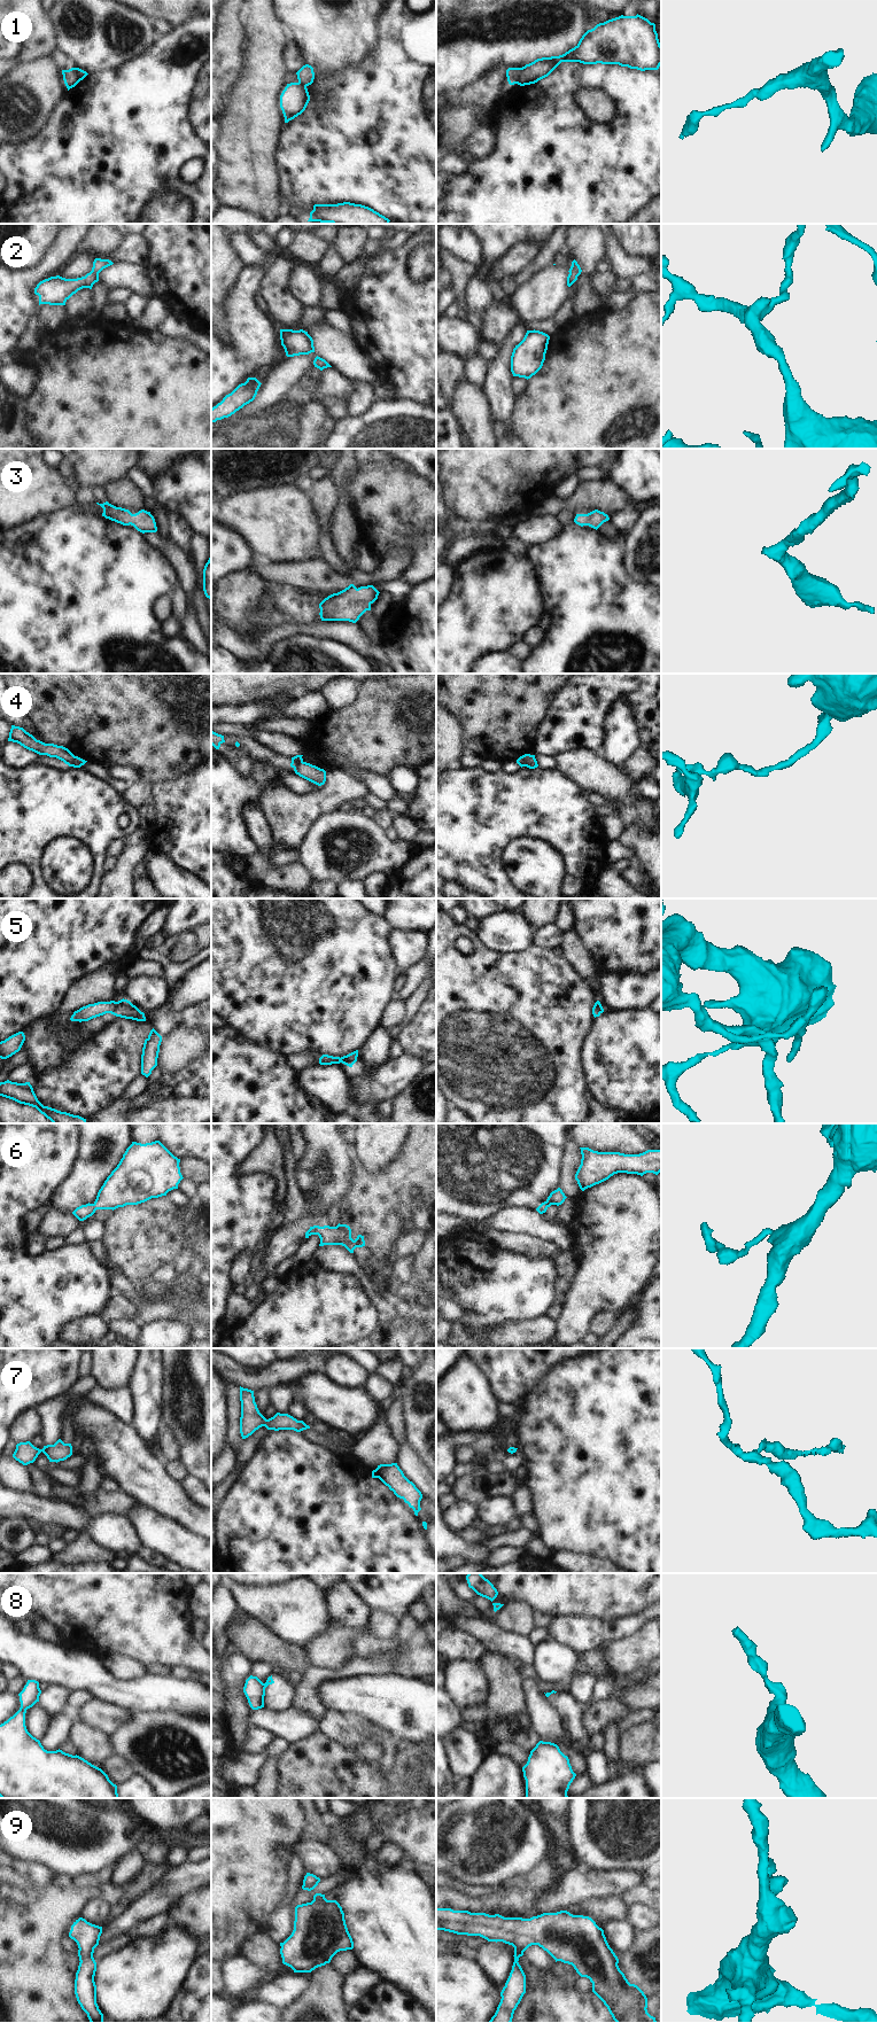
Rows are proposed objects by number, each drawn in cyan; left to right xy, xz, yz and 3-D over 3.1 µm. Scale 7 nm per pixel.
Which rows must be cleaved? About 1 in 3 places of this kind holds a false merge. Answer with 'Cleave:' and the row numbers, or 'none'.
Cleave: 1, 8

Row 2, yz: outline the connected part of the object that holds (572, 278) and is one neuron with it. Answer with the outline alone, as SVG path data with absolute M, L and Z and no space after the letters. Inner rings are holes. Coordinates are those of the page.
M575 259L572 262L572 266L568 272L569 274L567 277L567 286L571 287L577 280L577 277L582 272L580 265L577 264Z

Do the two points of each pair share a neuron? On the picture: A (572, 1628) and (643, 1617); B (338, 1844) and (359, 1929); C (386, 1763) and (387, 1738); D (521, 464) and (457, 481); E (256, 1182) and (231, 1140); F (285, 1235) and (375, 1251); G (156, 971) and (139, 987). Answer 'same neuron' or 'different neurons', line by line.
A: same neuron
B: same neuron
C: same neuron
D: same neuron
E: same neuron
F: different neurons
G: different neurons

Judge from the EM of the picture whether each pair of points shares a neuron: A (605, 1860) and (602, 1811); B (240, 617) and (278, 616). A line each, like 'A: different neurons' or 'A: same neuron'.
A: same neuron
B: different neurons

